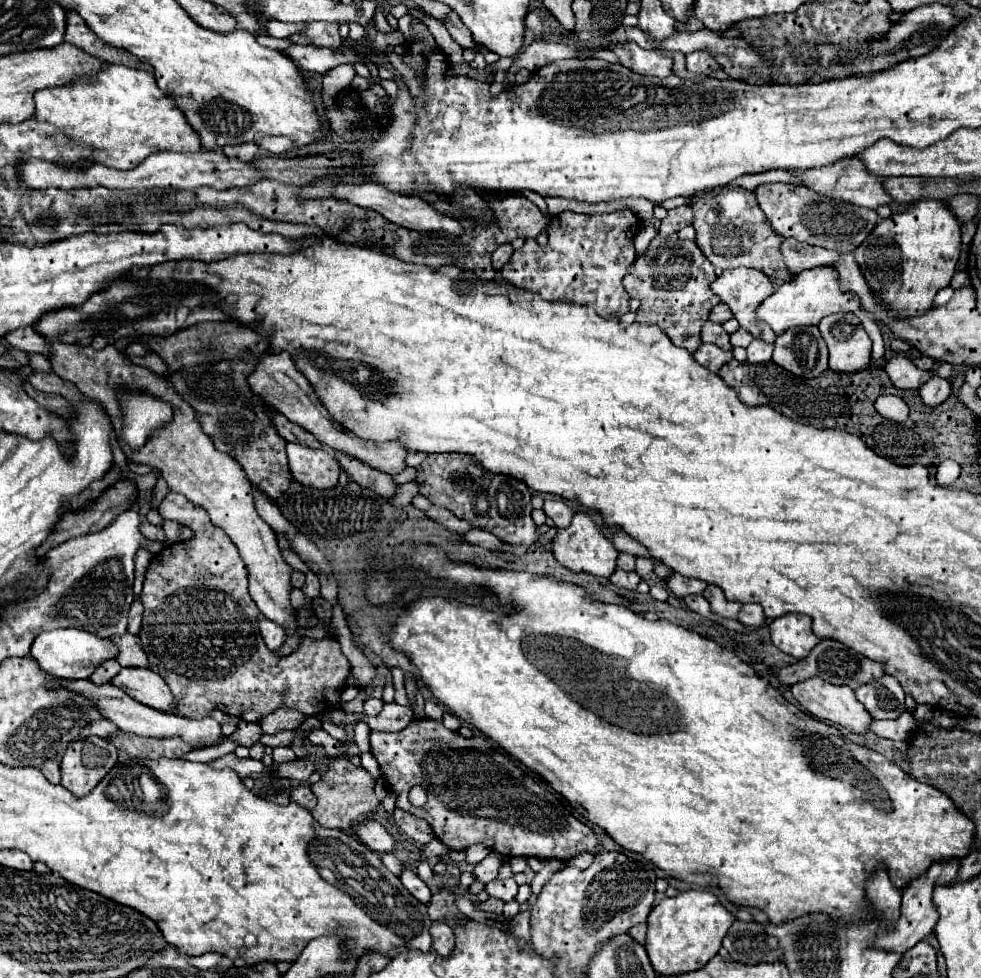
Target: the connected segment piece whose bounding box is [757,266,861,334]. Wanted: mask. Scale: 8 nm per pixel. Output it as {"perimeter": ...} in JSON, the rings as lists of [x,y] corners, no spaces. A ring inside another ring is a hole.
{"perimeter":[[[823,266],[823,268],[805,270],[797,274],[793,280],[785,282],[759,306],[757,318],[767,322],[775,334],[783,334],[787,328],[793,326],[819,324],[821,318],[835,312],[857,314],[861,312],[861,302],[855,298],[855,294],[847,294],[845,290],[839,290],[839,278],[835,278],[835,270],[831,270],[831,266]]]}

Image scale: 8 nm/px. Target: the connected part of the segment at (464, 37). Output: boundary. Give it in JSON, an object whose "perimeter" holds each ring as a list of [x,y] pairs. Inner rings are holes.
{"perimeter":[[[451,10],[449,14],[447,14],[447,30],[449,30],[449,34],[451,34],[451,38],[461,46],[461,48],[471,48],[471,50],[483,50],[483,48],[479,48],[475,42],[473,42],[473,36],[471,36],[471,32],[467,30],[467,26],[461,22],[461,18]]]}

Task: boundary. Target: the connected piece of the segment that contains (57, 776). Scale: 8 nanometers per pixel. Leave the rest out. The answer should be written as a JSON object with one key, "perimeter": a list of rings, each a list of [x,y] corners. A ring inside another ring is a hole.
{"perimeter":[[[47,760],[41,766],[41,772],[47,780],[51,780],[51,784],[59,784],[61,782],[61,772],[59,772],[59,762],[57,760]]]}

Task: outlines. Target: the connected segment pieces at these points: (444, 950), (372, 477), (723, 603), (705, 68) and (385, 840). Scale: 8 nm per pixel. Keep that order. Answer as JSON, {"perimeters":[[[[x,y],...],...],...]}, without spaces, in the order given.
{"perimeters":[[[[433,922],[431,936],[433,936],[433,948],[437,954],[447,956],[451,952],[451,948],[455,948],[455,934],[453,934],[451,926],[447,926],[443,922]]],[[[333,452],[335,460],[339,462],[341,470],[345,470],[353,482],[357,482],[359,486],[383,496],[383,498],[391,498],[397,490],[397,484],[393,482],[391,474],[383,474],[371,466],[367,466],[365,462],[349,456],[349,454],[343,454],[343,452]]],[[[709,584],[703,596],[705,596],[705,600],[711,604],[711,610],[713,610],[713,612],[717,612],[717,614],[721,614],[721,616],[727,616],[727,618],[737,618],[739,610],[741,610],[741,604],[729,602],[729,600],[725,598],[723,590],[719,590],[717,586]]],[[[705,50],[687,54],[687,70],[693,74],[705,74],[711,76],[715,70],[719,70],[719,64],[713,60],[713,56],[709,56]]],[[[367,820],[367,822],[361,822],[359,826],[353,828],[353,832],[359,836],[359,840],[369,846],[373,852],[379,852],[379,854],[385,854],[385,852],[393,852],[395,848],[395,840],[393,836],[375,820]]]]}

